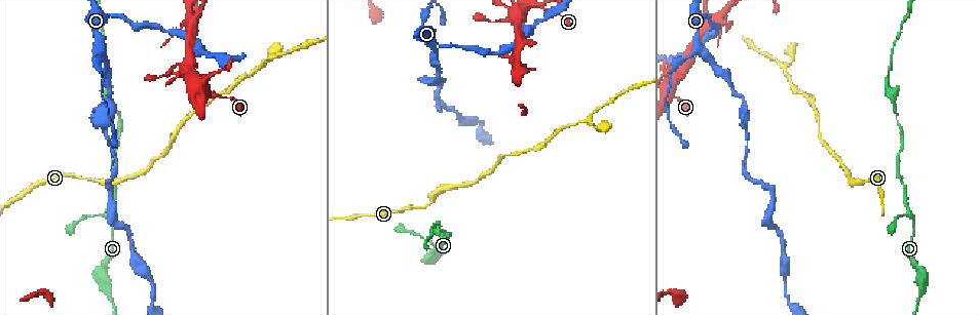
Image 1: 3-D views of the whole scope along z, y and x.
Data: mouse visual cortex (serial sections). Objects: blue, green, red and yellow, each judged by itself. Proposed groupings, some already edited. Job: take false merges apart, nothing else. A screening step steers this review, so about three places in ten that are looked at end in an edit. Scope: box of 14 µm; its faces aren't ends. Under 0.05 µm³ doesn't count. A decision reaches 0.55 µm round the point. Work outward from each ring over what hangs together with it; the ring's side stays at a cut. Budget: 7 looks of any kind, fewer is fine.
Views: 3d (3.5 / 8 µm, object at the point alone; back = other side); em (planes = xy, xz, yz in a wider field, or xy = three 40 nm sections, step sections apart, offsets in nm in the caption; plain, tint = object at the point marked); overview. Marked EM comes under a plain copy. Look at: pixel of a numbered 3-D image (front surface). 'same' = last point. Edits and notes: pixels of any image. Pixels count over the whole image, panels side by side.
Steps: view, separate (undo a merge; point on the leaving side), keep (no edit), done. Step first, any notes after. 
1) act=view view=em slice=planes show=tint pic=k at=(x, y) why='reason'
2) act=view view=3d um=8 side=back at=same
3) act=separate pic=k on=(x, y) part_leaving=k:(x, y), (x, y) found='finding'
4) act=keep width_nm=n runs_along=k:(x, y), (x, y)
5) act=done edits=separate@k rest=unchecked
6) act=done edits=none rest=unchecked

act=view view=3d um=3.5 pic=1 at=(257, 70)

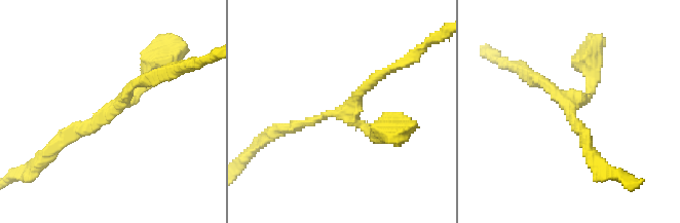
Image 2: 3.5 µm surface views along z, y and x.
act=view view=em slice=planes show=tint pic=2 at=(570, 109) arms=3 arm_widths_nm=150,200,200 why='need the tissue'

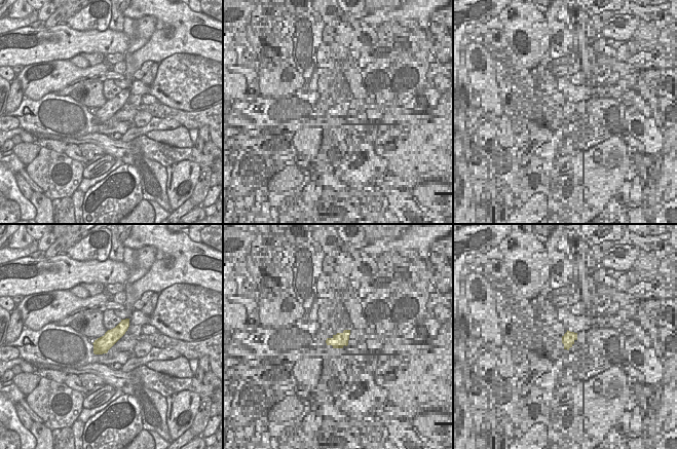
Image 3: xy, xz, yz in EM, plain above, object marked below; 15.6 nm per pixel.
act=keep runs_along=2:(62, 143), (131, 99), (156, 64) found='continuous, no second cell'

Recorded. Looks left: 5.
act=view view=em slice=xy step=1 show=tint pic=1 at=(185, 70) why='sudden change in width'

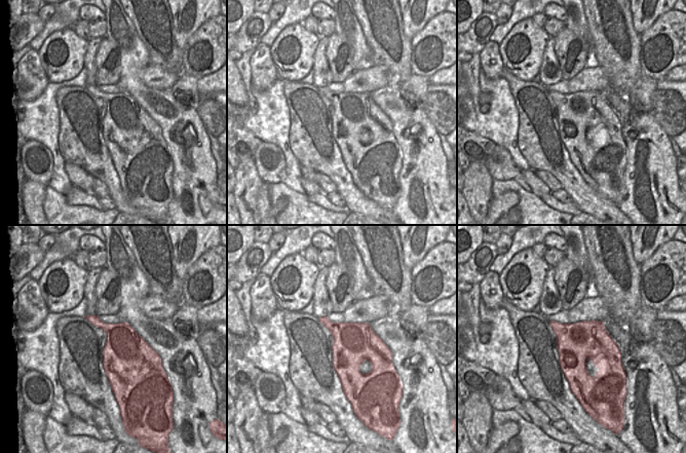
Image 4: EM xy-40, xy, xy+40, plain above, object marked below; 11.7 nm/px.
act=view view=3d um=3.5 at=same why='wider look'

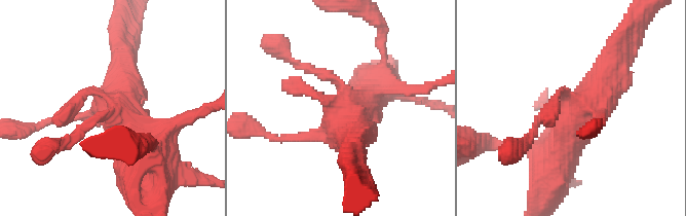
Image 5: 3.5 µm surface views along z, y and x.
act=keep runs_along=5:(560, 153), (562, 128), (622, 48) found='continuous, no second cell'

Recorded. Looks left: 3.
act=view view=3d um=3.5 pic=1 at=(708, 24) why='branch point'

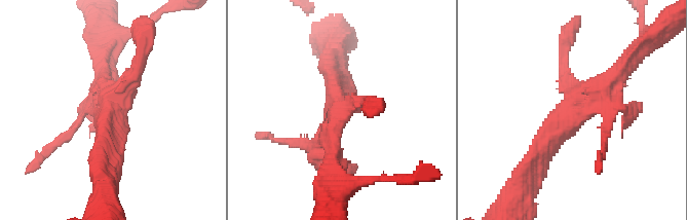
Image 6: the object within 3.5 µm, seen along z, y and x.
act=view view=em slice=xy step=2 show=tint pic=6 at=(574, 113) why='need the tissue'

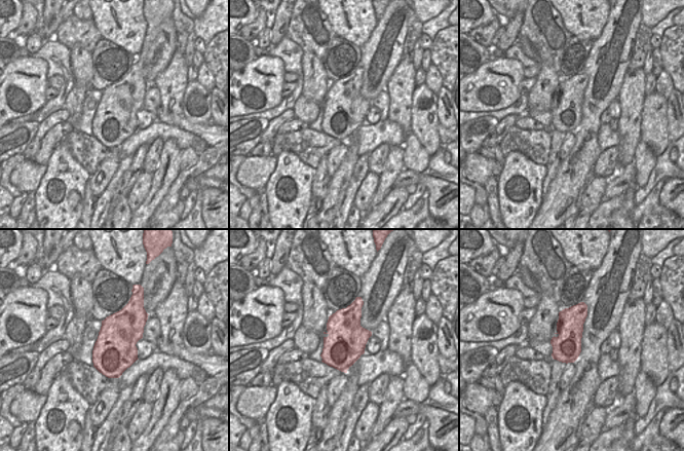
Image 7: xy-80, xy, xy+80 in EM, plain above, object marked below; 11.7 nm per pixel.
act=keep runs_along=6:(535, 171), (582, 101), (624, 64) found='one cell here'

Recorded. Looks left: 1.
act=done edits=none rest=unchecked

